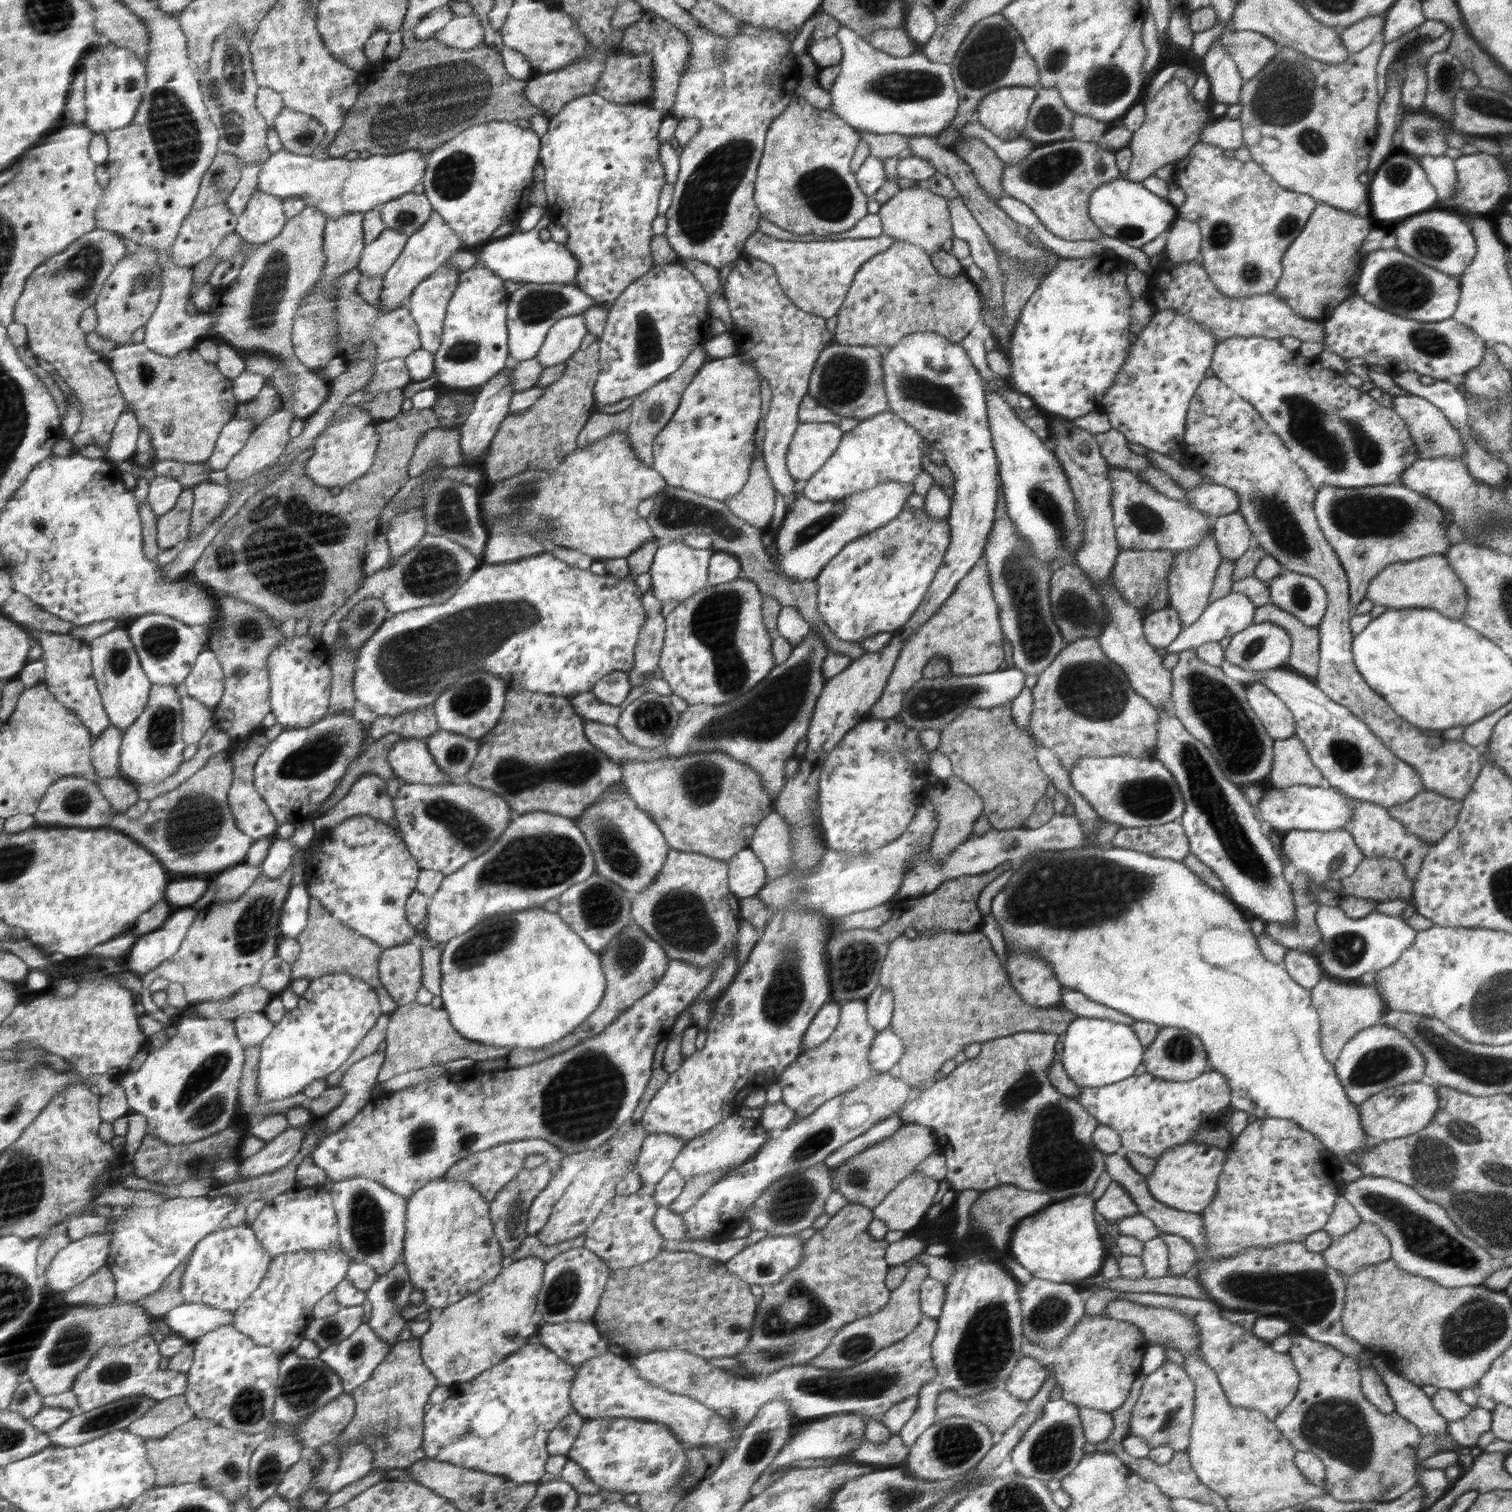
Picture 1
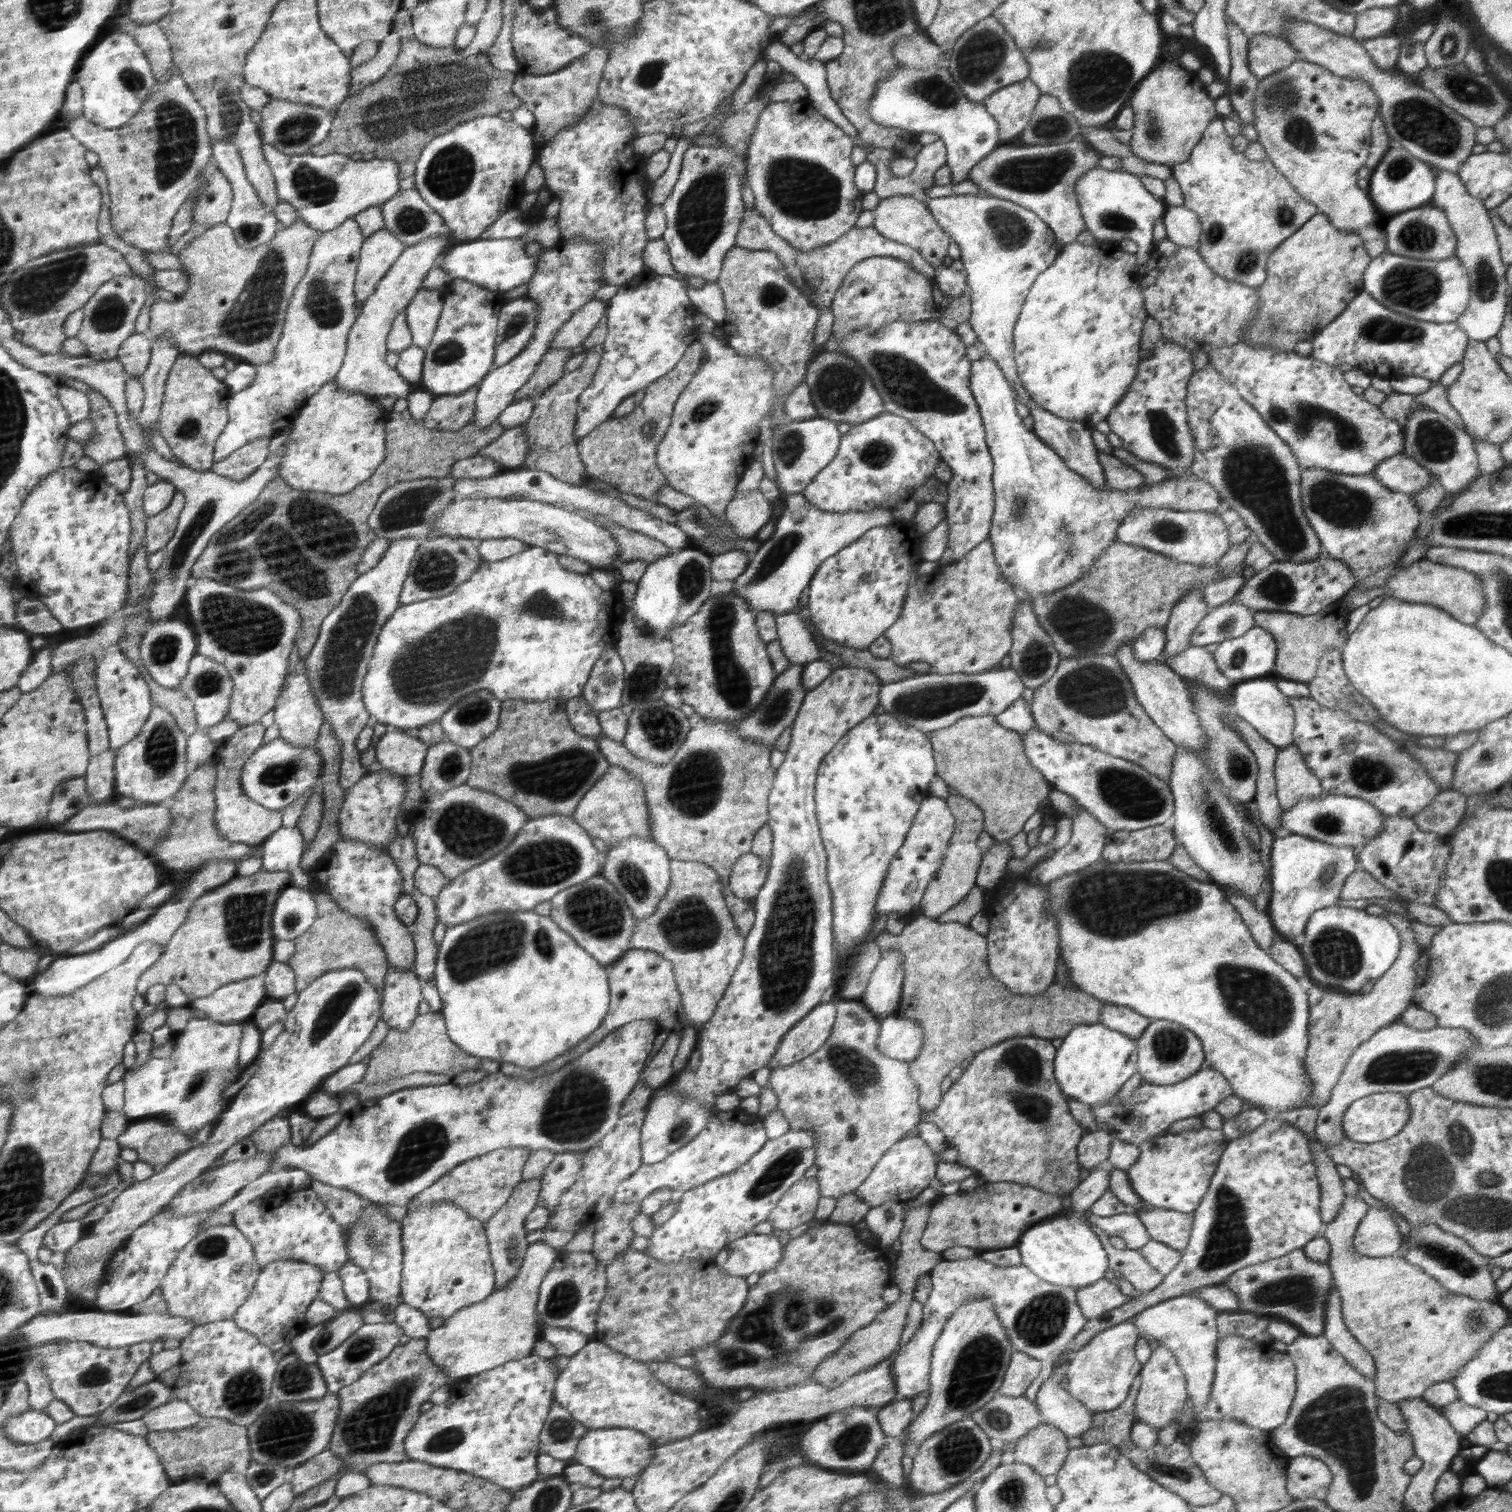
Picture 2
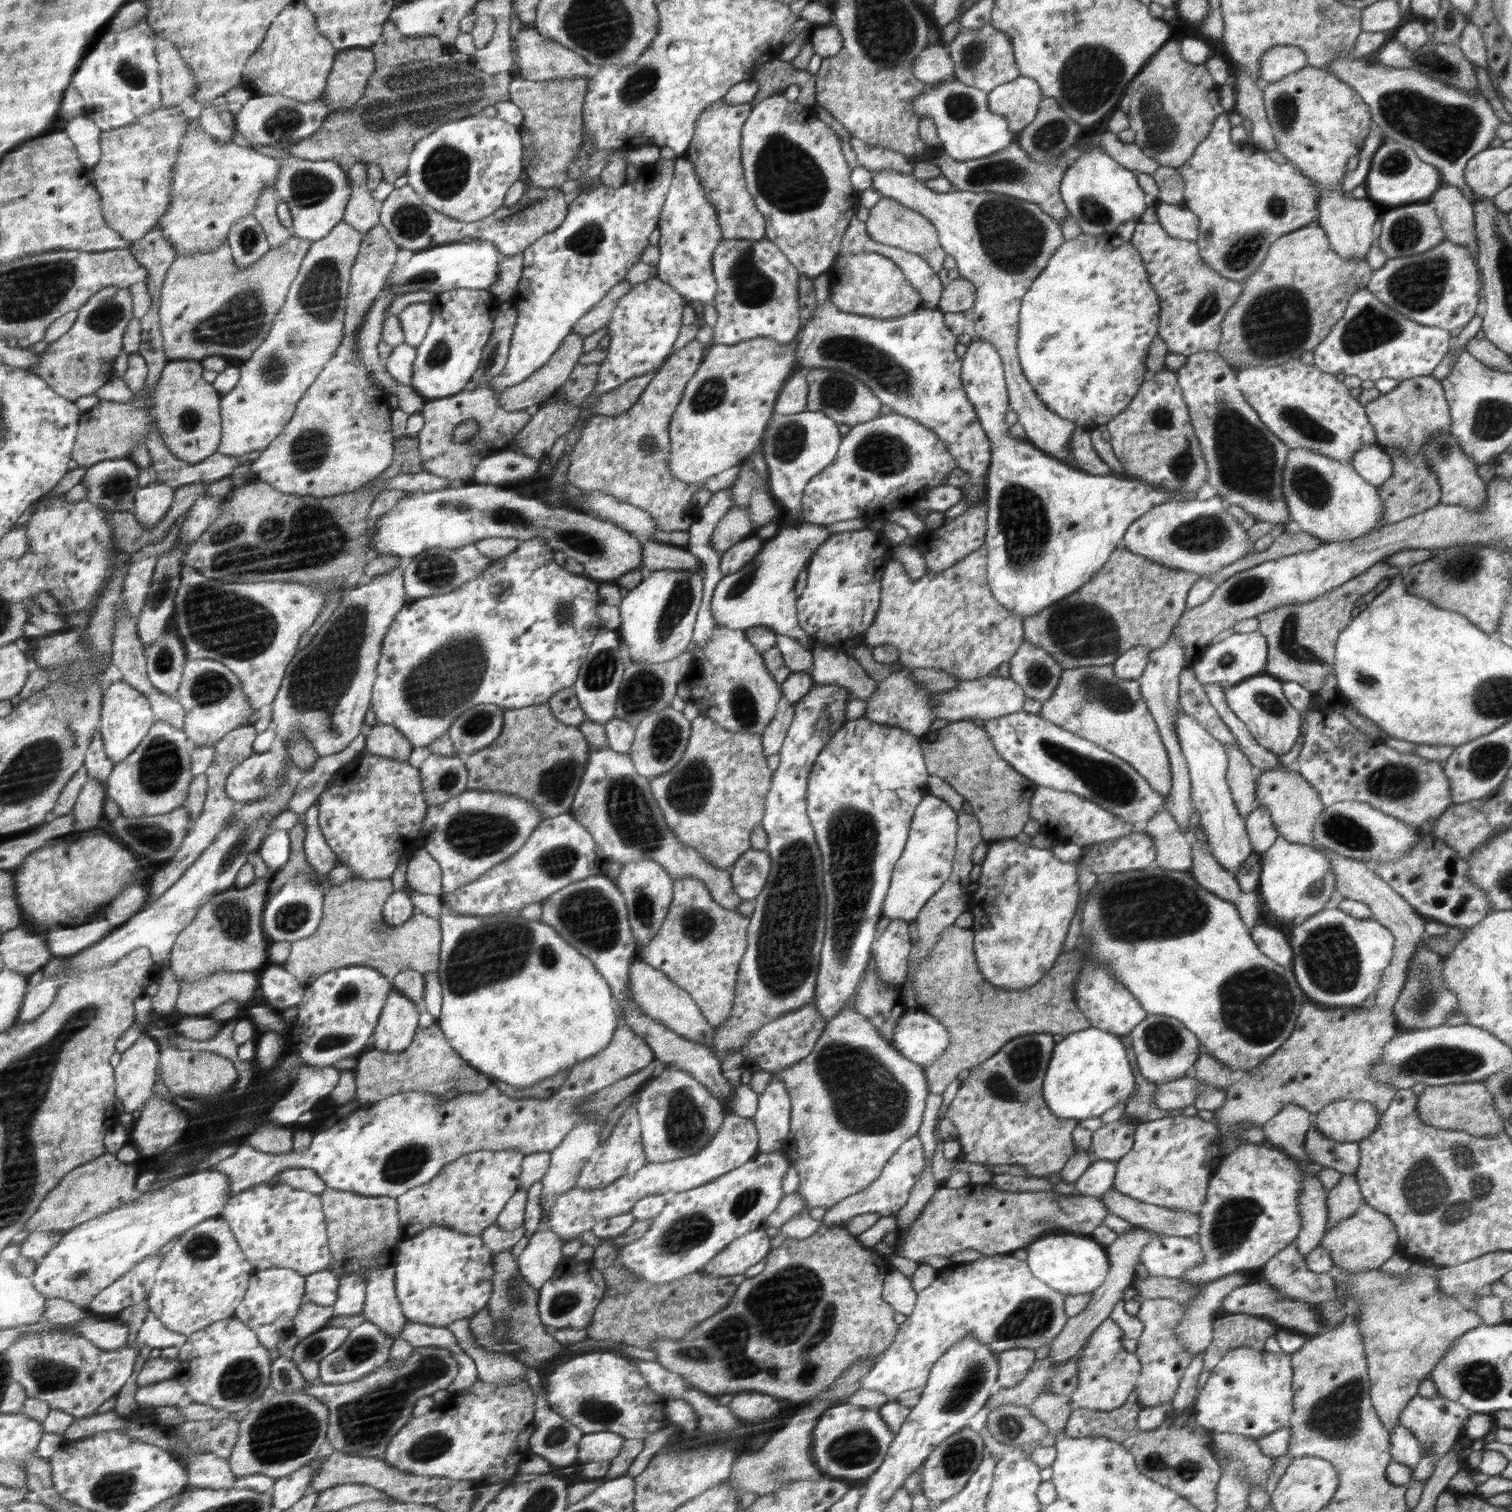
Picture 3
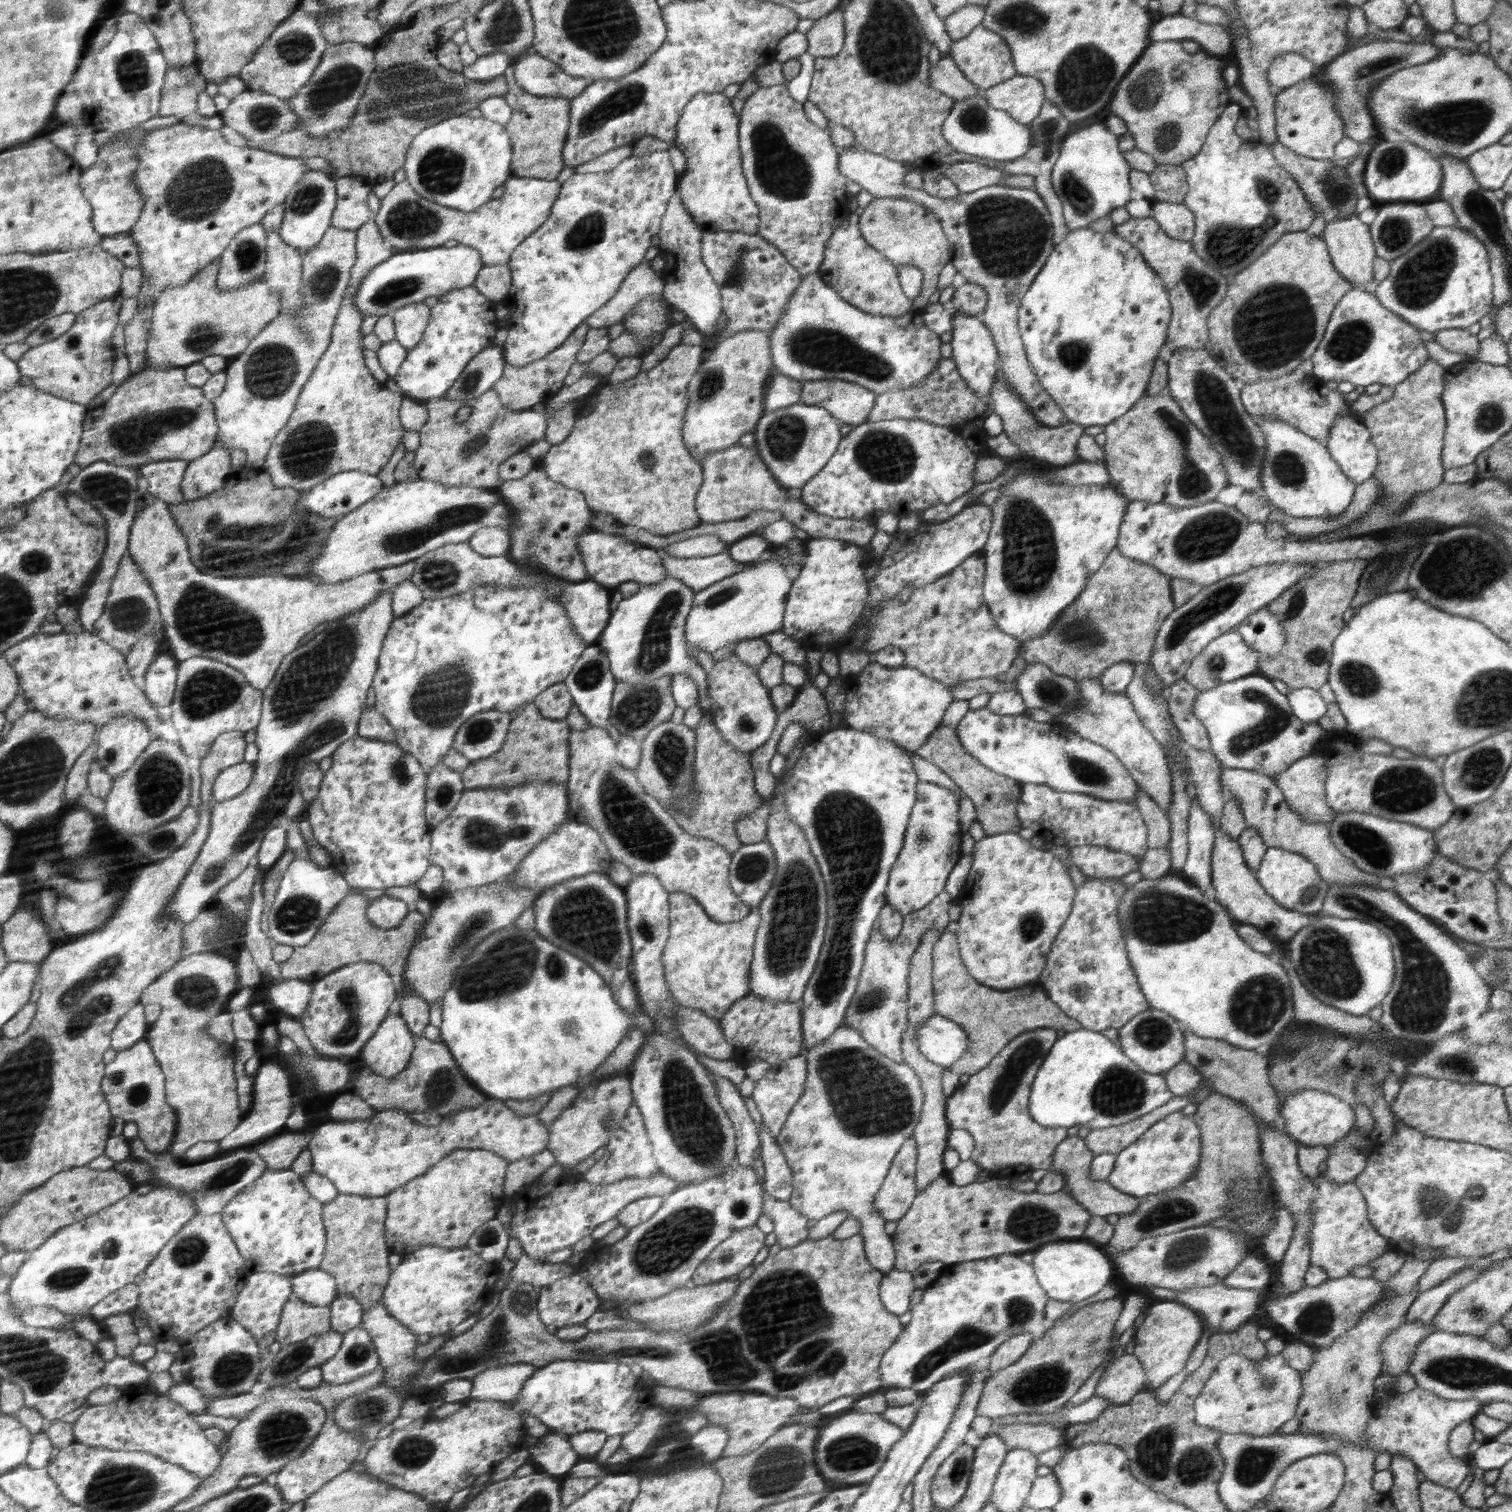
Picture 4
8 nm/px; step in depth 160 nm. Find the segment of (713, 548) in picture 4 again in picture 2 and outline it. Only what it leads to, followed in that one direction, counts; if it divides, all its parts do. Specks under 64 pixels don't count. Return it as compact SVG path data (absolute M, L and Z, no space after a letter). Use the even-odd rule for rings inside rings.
M758 488L734 497L725 508L725 519L740 539L753 538L772 515L772 502Z

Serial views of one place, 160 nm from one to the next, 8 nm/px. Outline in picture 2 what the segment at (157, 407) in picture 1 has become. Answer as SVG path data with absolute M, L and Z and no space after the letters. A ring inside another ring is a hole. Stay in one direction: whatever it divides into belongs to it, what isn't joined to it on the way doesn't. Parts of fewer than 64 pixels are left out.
M134 333L121 347L118 359L126 366L132 377L141 376L150 368L153 360L153 343L150 334ZM183 354L177 361L169 379L161 414L161 434L166 438L173 454L188 467L210 471L217 463L217 444L230 424L229 404L234 391L224 379L206 368L195 355Z

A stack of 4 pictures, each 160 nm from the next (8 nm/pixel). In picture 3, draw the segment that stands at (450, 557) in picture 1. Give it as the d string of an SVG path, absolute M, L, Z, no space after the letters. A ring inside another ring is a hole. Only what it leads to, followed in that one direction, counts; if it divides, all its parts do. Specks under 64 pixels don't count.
M476 542L460 548L427 548L404 564L405 593L409 600L448 594L457 590L457 587L462 587L463 584L477 578L493 564L493 561L492 558L487 557L477 548Z

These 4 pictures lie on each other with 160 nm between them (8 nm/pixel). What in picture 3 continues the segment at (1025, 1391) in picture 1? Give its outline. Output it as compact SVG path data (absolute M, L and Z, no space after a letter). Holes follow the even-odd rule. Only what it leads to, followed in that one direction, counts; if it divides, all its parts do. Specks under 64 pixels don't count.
M1013 1348L997 1355L1000 1371L996 1384L1000 1388L1012 1388L1028 1375L1036 1361L1035 1351L1029 1348Z

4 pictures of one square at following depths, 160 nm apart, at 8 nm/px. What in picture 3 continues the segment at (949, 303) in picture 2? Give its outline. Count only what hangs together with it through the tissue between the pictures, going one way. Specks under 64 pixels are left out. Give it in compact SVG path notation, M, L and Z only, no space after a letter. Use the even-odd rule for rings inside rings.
M858 252L854 256L838 256L832 269L827 271L830 278L830 302L835 304L842 312L858 313L862 316L874 318L901 317L922 308L922 294L910 285L900 266L889 257L876 254L876 252Z

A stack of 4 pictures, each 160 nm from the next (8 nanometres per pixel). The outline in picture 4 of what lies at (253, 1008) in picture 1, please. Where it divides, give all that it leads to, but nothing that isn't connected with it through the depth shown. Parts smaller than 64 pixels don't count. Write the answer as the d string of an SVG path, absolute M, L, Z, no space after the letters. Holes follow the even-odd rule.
M196 953L182 959L156 984L147 988L142 999L146 1005L163 1006L160 1018L151 1025L148 1040L165 1069L167 1099L179 1113L177 1138L168 1151L182 1162L195 1144L224 1140L240 1122L234 1078L234 1045L215 1039L209 1033L210 1023L220 1013L228 1012L236 982L238 974L234 960L217 953Z

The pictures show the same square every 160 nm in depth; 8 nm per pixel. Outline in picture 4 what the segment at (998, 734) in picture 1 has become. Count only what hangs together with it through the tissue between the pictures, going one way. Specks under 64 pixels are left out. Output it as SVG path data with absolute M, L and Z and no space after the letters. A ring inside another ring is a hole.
M950 724L950 726L939 727L929 737L928 742L917 748L915 753L940 768L973 802L977 820L980 822L985 836L1006 832L1018 833L1021 830L1021 821L1017 817L1017 800L1021 796L1022 783L990 771L961 746L962 742L958 741L956 725Z

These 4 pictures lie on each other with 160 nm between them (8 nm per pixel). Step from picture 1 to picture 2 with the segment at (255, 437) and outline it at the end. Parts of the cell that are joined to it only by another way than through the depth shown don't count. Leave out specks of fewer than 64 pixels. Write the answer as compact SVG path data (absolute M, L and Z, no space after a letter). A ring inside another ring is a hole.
M274 435L253 440L240 450L234 451L226 460L217 462L212 470L232 480L248 478L271 455L267 447L273 437Z

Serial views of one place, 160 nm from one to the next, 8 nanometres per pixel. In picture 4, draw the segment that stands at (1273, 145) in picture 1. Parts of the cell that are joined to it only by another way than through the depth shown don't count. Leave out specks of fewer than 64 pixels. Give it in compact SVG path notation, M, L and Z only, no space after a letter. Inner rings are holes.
M1317 73L1275 95L1275 123L1277 142L1308 158L1335 158L1334 146L1345 137L1341 116L1335 108L1335 92L1319 81ZM1356 211L1346 219L1328 222L1320 236L1328 247L1332 265L1346 281L1352 283L1355 287L1366 285L1373 280L1373 263L1377 257L1375 256L1374 244L1372 244L1372 235L1370 235L1369 226L1359 220Z

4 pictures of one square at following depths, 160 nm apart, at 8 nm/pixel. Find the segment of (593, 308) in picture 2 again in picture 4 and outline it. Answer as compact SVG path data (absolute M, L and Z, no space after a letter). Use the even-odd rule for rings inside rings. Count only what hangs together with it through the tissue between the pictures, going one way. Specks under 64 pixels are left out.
M648 262L640 264L629 272L617 295L600 310L590 315L583 326L590 329L612 326L622 322L629 311L642 303L646 297L650 295L663 297L665 282L661 277L661 272L650 268Z

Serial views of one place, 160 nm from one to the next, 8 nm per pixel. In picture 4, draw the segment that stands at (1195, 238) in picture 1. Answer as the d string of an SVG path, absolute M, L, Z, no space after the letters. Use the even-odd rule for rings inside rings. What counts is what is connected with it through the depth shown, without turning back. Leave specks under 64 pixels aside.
M1154 201L1151 218L1157 221L1164 232L1174 239L1190 241L1194 235L1194 215L1183 202Z

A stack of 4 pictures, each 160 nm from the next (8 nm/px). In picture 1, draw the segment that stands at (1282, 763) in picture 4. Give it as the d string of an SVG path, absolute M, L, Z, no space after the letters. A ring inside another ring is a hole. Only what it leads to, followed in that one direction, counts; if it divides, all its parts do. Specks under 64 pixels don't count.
M1262 683L1249 684L1246 689L1246 701L1270 739L1285 740L1295 736L1295 720L1284 701Z

